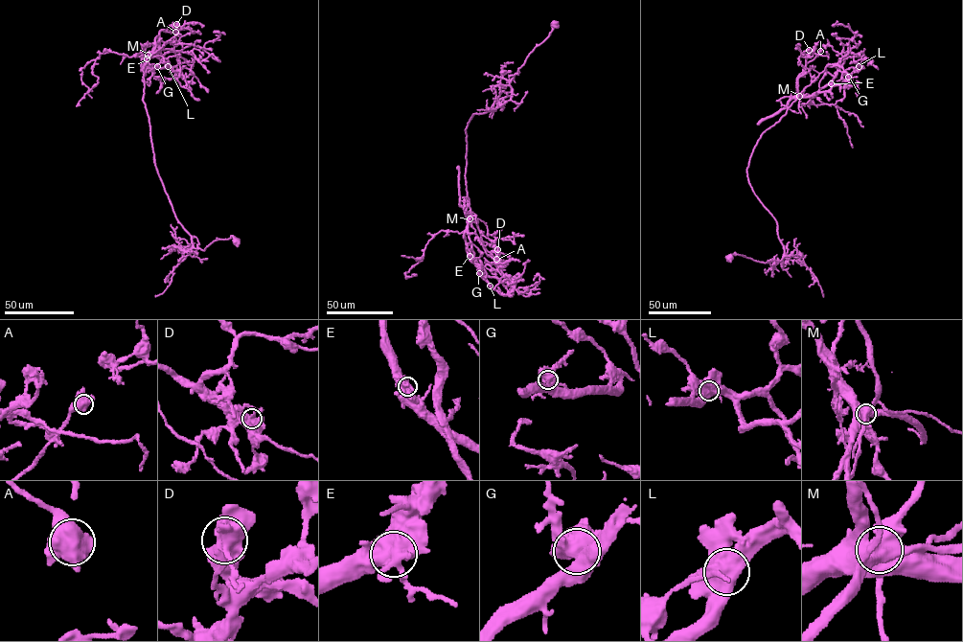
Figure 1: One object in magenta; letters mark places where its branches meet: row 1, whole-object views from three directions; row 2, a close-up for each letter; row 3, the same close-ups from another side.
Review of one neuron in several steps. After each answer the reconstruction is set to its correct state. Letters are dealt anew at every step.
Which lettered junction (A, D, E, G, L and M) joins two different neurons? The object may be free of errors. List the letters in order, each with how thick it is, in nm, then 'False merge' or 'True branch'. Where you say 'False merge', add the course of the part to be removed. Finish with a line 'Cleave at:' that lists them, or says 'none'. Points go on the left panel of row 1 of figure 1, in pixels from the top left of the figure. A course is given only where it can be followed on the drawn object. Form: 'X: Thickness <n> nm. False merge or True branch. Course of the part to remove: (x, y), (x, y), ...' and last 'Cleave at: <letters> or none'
A: Thickness 600 nm. True branch
D: Thickness 600 nm. True branch
E: Thickness 600 nm. True branch
G: Thickness 600 nm. True branch
L: Thickness 650 nm. True branch
M: Thickness 650 nm. False merge. Course of the part to remove: (148, 55), (143, 102), (154, 163), (191, 237), (189, 248), (204, 250), (233, 237), (237, 246)
Cleave at: M

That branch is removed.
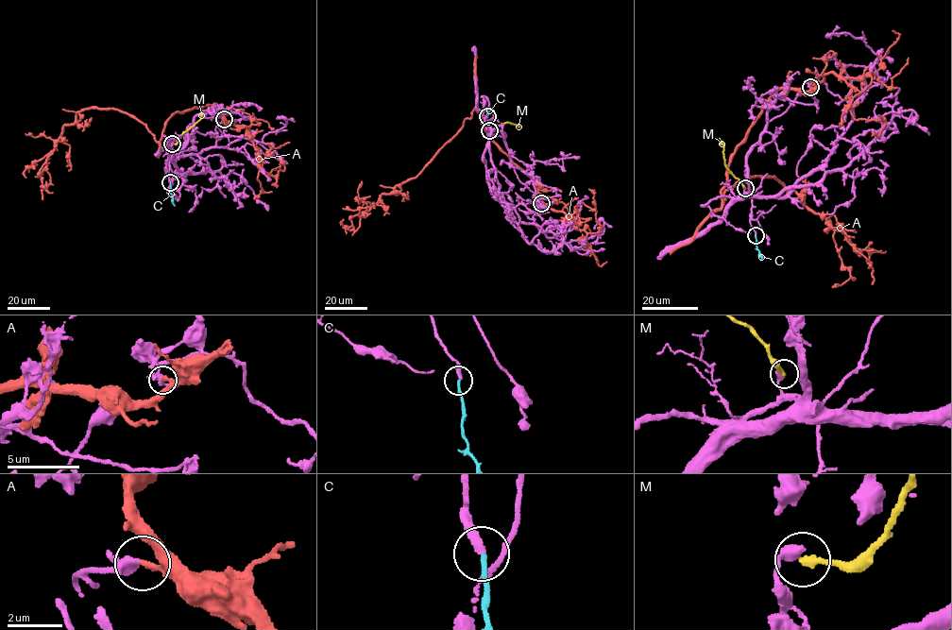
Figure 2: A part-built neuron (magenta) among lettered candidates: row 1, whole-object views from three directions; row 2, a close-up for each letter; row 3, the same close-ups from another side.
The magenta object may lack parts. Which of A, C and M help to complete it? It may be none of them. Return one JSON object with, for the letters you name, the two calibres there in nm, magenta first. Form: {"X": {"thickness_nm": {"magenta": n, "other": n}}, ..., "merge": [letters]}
{"C": {"thickness_nm": {"magenta": 280, "other": 180}}, "merge": ["C"]}

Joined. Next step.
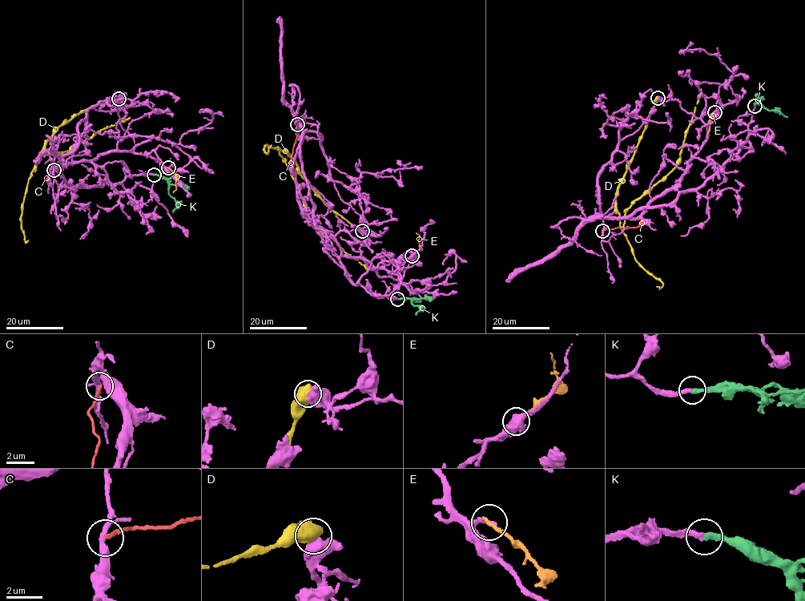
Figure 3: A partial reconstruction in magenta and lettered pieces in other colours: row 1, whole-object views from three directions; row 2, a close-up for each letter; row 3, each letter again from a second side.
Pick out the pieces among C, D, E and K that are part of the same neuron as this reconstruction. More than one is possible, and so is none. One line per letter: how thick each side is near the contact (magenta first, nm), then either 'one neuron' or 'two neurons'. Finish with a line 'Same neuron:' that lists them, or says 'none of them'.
C: calibres 320 and 200 nm; two neurons
D: calibres 700 and 750 nm; two neurons
E: calibres 260 and 240 nm; two neurons
K: calibres 300 and 320 nm; one neuron
Same neuron: K

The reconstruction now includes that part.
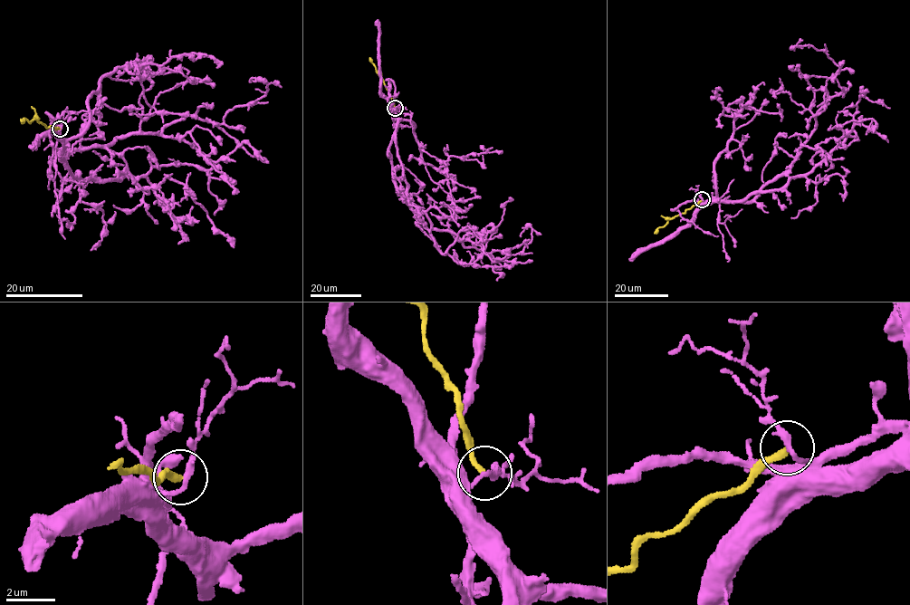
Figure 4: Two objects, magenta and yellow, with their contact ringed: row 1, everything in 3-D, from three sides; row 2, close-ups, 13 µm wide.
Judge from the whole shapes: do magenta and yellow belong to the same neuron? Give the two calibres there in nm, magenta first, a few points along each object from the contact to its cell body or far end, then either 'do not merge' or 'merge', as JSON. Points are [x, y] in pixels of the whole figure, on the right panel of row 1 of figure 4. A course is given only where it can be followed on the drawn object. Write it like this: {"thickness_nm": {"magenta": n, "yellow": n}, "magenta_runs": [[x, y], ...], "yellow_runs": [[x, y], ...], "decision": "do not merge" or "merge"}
{"thickness_nm": {"magenta": 240, "yellow": 220}, "magenta_runs": [[702, 199], [751, 200], [782, 176], [815, 129], [827, 81], [839, 67], [822, 51], [803, 47]], "yellow_runs": [[702, 199], [684, 213], [669, 218], [655, 234]], "decision": "do not merge"}

